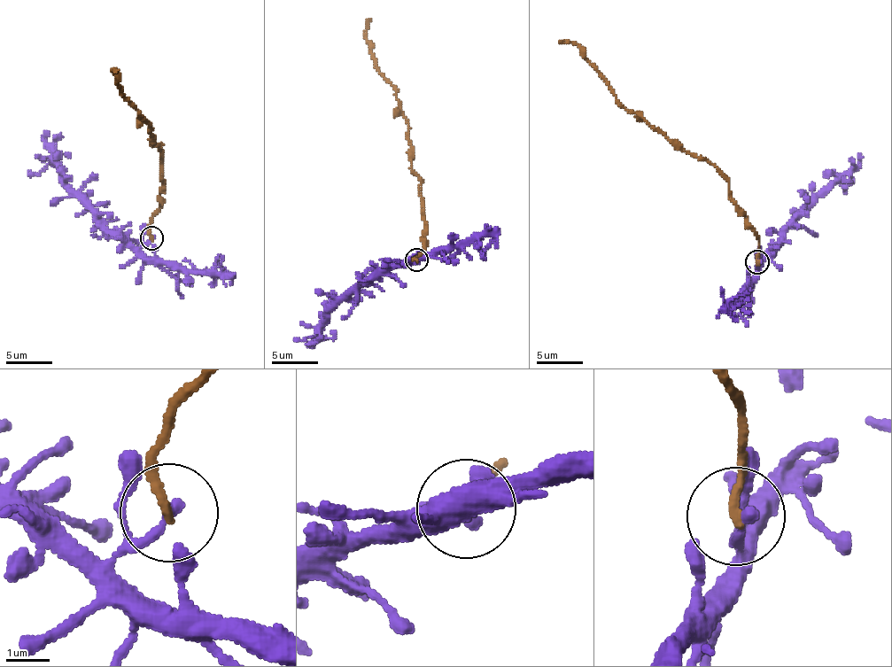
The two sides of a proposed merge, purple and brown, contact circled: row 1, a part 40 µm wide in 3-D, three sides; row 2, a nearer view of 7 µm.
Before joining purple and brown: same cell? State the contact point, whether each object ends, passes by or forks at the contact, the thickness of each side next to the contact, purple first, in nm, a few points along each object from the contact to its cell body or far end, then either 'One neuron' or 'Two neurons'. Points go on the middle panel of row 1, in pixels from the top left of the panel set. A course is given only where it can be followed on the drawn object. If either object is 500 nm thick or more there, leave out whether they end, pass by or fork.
Place: (416, 259). At the ring purple ends. At the ring brown ends. Thickness 240 nm (purple) against 200 nm. Course of purple: (417, 261), (394, 264), (329, 313), (329, 322), (314, 343). Course of brown: (417, 259), (414, 257), (422, 250), (423, 198), (400, 102), (376, 67), (366, 38), (370, 19). Two neurons

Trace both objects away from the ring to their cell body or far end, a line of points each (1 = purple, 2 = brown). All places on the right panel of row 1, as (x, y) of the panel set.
1: (758, 262), (758, 266), (819, 197), (858, 166), (858, 155)
2: (756, 262), (759, 236), (729, 194), (729, 181), (705, 159), (681, 151), (630, 112), (577, 47), (559, 41)

